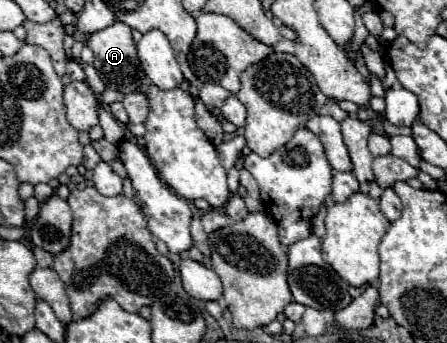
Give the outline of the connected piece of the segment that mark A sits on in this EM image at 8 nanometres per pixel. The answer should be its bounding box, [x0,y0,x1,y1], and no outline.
[88,22,146,94]

